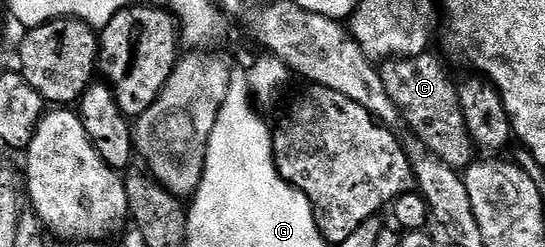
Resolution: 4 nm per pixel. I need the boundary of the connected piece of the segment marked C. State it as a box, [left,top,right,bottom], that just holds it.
[380,54,476,170]

